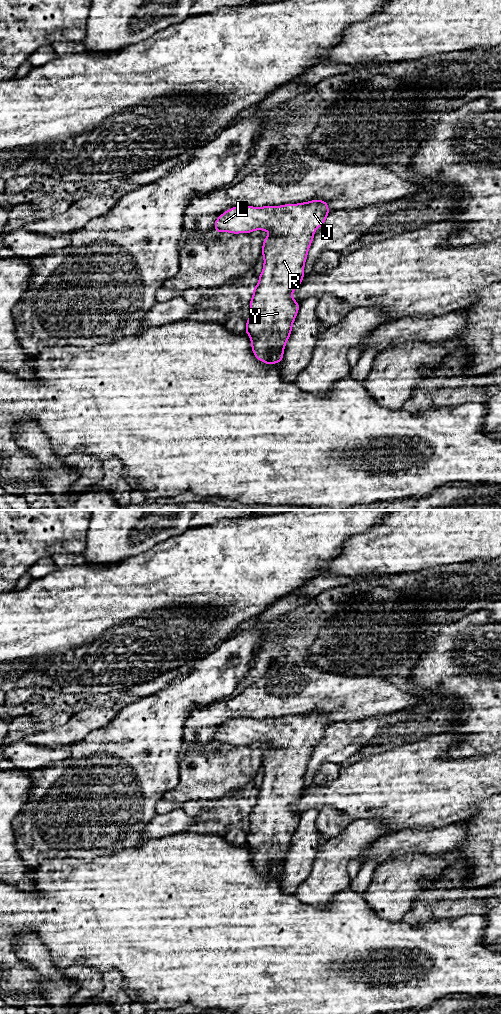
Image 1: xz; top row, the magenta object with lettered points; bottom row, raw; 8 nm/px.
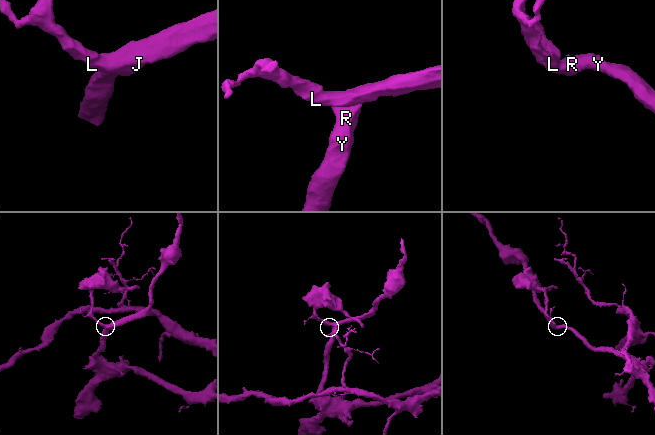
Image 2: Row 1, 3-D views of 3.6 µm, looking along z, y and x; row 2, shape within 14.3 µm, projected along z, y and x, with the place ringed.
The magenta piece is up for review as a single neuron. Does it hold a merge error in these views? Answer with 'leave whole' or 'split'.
leave whole

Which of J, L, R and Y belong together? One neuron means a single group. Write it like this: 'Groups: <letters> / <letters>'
Groups: J L R Y

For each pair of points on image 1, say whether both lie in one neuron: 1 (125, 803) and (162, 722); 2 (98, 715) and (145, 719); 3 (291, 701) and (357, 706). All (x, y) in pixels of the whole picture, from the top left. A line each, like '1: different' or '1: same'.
1: same
2: different
3: same

